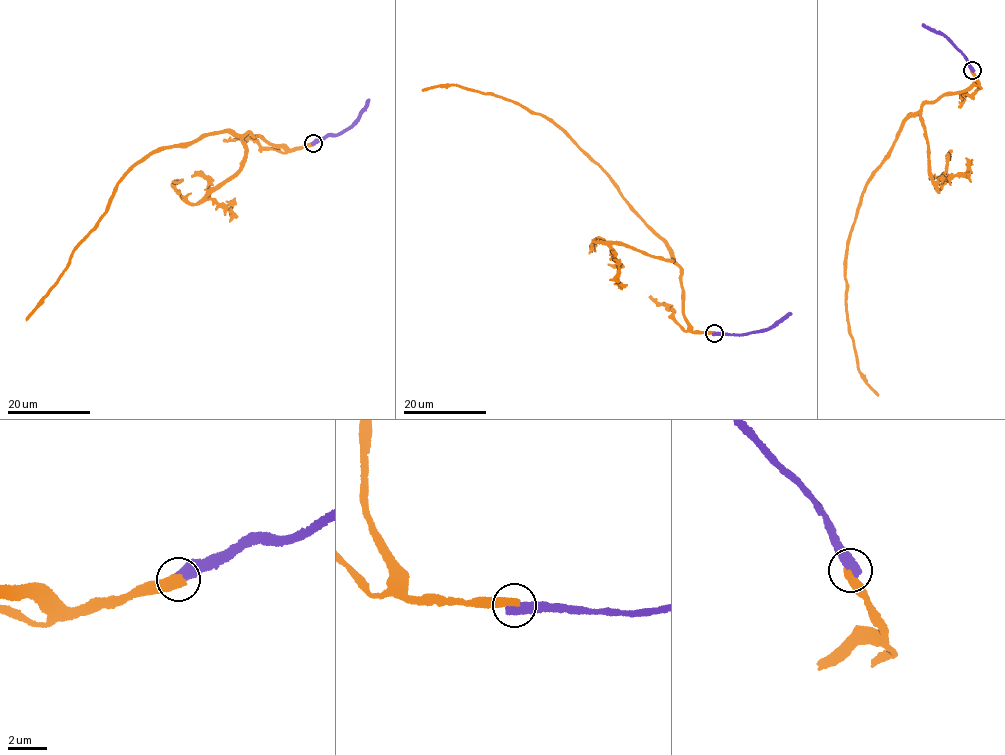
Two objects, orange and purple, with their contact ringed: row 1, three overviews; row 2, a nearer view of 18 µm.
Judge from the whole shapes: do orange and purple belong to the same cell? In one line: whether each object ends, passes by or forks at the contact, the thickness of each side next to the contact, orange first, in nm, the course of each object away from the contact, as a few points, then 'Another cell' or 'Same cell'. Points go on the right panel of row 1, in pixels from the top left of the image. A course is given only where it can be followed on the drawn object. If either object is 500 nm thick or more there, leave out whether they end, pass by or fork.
Thickness 550 nm (orange) against 650 nm. Course of orange: (972, 71), (979, 82), (903, 119), (871, 174), (849, 238), (847, 318), (857, 365), (877, 396). Course of purple: (972, 71), (964, 55), (953, 44), (922, 24). Another cell

